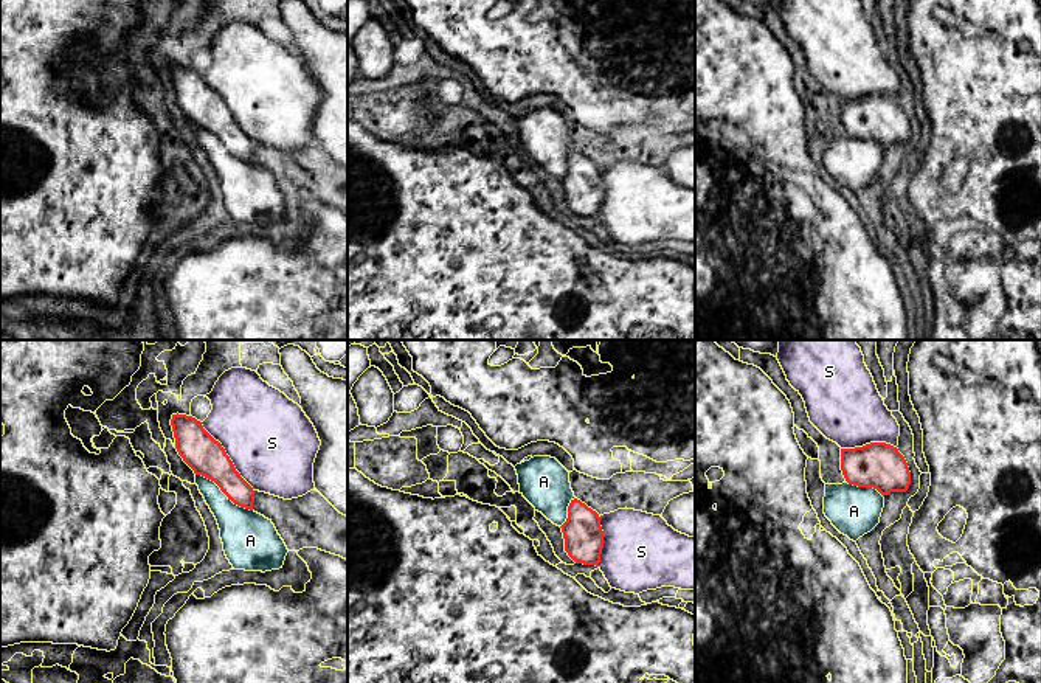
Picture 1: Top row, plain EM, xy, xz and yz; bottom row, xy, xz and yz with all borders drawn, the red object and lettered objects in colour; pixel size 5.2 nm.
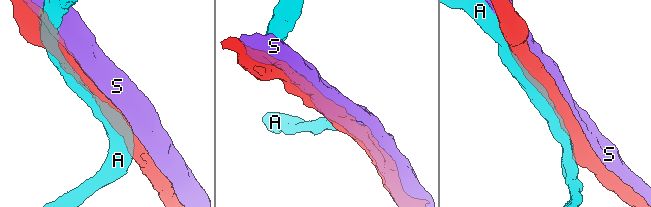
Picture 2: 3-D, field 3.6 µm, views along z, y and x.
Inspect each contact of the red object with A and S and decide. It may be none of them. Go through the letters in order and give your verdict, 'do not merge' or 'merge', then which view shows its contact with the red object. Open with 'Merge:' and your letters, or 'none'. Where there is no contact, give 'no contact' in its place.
Merge: none
A: do not merge; contact in xy
S: do not merge; contact in xy

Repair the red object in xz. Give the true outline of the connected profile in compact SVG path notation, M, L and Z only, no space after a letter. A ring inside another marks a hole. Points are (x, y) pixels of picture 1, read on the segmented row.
M574 498L568 506L568 518L560 528L568 556L576 563L599 567L604 548L599 514Z

